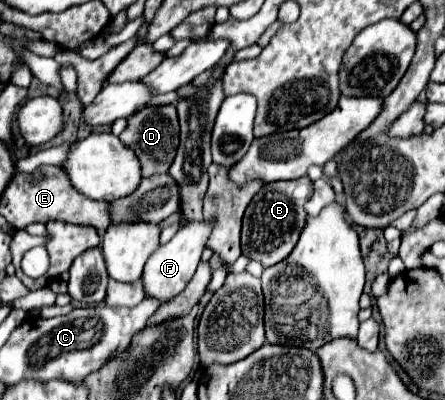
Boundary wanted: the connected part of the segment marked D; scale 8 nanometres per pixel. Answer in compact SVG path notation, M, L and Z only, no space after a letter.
M167 105L167 109L141 109L141 113L129 117L125 131L119 135L123 145L133 149L141 161L143 177L153 173L167 173L179 145L179 119L175 105Z

